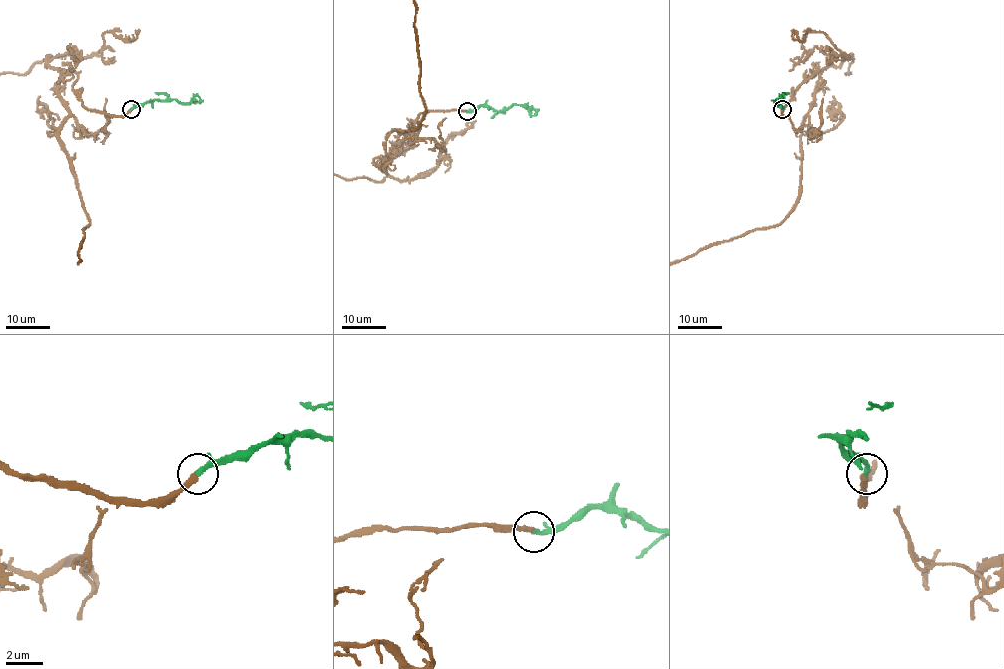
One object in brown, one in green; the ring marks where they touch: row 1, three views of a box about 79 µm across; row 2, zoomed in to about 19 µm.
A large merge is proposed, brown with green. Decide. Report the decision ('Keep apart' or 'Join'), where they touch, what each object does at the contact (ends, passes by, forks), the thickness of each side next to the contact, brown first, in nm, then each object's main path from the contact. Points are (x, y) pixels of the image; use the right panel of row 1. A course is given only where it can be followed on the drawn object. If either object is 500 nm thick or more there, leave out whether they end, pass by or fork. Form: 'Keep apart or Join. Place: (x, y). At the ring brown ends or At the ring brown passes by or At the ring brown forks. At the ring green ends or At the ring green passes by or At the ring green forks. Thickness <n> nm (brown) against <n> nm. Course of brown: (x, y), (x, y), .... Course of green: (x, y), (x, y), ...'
Join. Place: (782, 109). At the ring brown ends. At the ring green passes by. Thickness 320 nm (brown) against 180 nm. Course of green: (782, 109), (777, 102), (782, 100), (776, 101), (780, 96), (780, 101)

